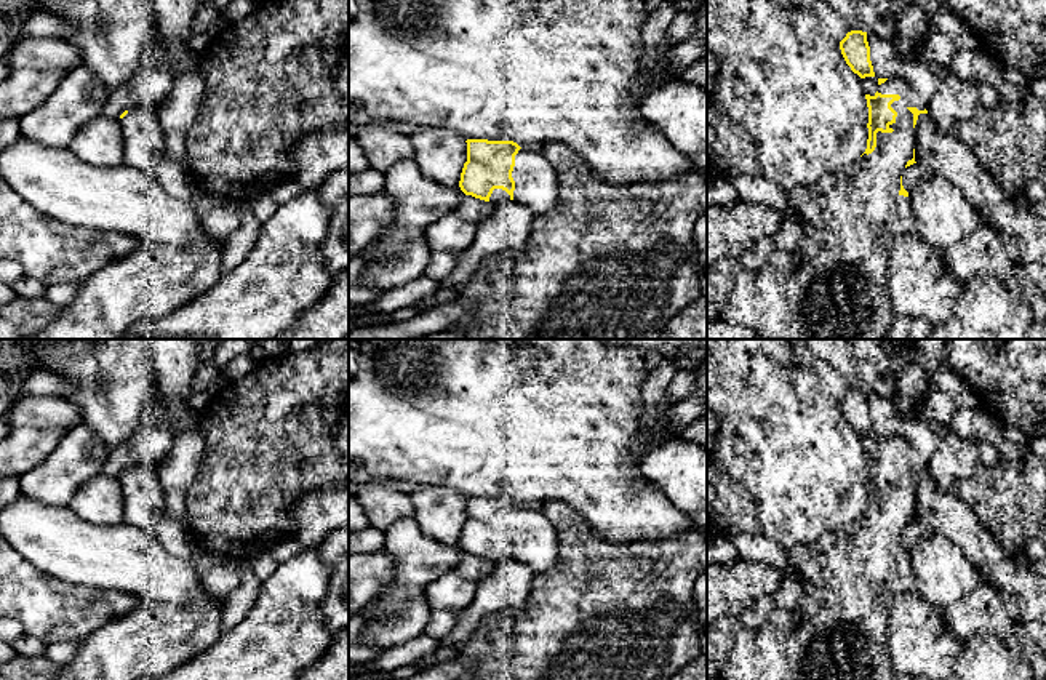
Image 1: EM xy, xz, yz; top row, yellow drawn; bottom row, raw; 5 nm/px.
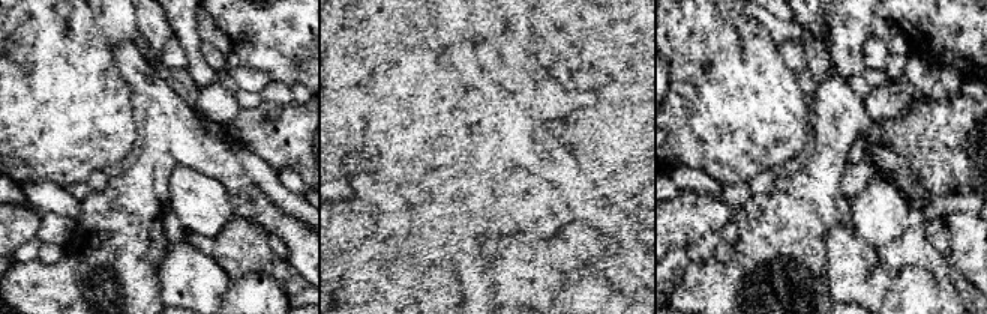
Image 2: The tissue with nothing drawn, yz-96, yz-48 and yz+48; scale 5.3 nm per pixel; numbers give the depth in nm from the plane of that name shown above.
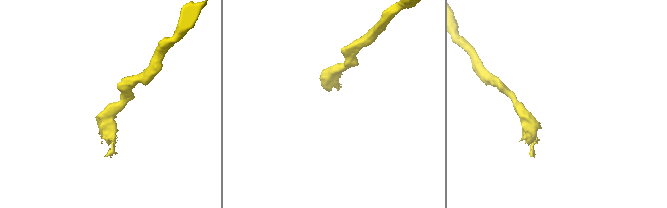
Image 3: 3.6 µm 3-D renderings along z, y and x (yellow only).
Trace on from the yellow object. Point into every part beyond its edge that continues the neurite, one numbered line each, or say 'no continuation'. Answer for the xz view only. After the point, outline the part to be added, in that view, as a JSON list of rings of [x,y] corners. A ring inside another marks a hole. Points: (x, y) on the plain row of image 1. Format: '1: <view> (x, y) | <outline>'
1: xz (498, 554) | [[[494,547],[489,555],[489,560],[496,565],[507,560],[507,558],[510,558],[510,554],[502,547]]]

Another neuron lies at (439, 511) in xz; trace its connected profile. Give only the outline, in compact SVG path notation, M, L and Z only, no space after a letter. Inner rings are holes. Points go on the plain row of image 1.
M429 483L419 485L409 496L422 533L430 539L461 547L461 531L467 520L465 498L453 488Z

